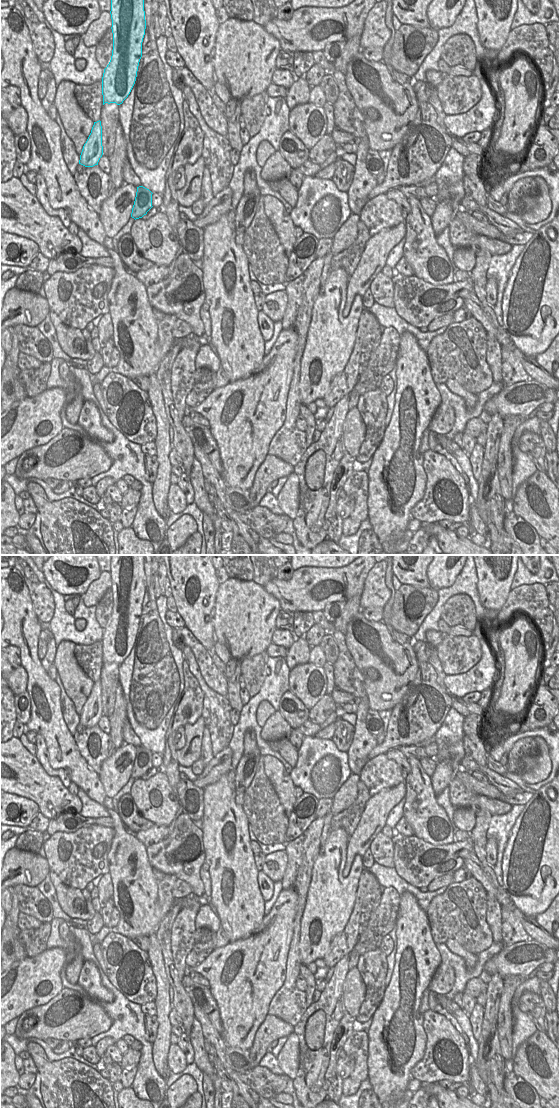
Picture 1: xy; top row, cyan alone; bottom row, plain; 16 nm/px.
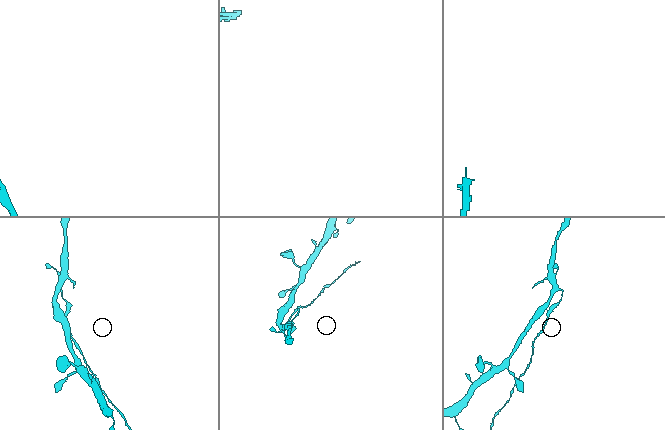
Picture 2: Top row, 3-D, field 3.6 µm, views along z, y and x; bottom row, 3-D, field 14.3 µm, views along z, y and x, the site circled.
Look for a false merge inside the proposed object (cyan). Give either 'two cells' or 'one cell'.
two cells

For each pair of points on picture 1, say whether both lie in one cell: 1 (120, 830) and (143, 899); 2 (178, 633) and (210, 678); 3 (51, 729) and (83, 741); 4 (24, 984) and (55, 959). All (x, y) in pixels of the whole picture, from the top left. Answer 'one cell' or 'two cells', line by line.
1: one cell
2: one cell
3: two cells
4: one cell

